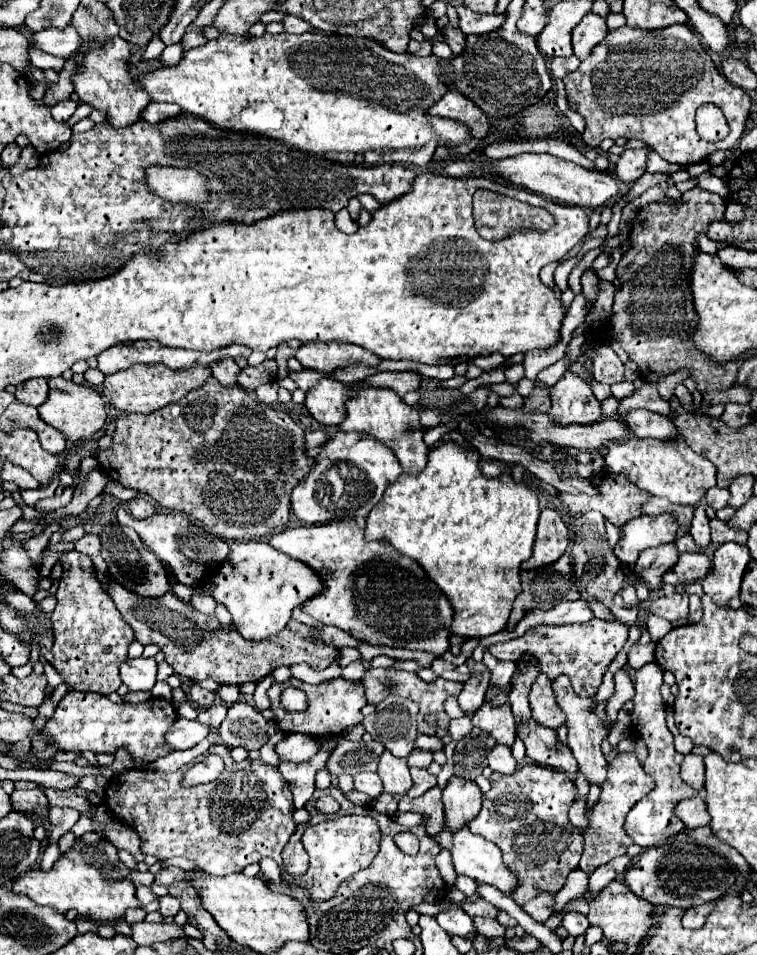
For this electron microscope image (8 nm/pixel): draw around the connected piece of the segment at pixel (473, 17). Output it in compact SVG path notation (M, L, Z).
M457 6L457 14L459 14L459 30L465 36L493 32L507 20L505 14L475 14L465 6Z

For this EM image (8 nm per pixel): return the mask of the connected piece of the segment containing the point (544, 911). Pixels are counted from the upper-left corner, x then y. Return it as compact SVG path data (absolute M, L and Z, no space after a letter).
M543 892L543 894L535 896L533 900L529 900L527 904L523 904L523 910L525 910L533 920L545 922L545 920L551 916L551 912L553 912L553 900L555 900L555 898L553 898L551 894Z

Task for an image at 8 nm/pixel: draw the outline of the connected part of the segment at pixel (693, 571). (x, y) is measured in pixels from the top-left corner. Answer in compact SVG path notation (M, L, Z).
M685 552L685 554L679 554L675 568L663 574L663 582L673 586L691 584L705 578L709 568L711 568L711 562L703 552Z

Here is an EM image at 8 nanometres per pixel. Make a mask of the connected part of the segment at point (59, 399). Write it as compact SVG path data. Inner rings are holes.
M59 376L59 378L49 380L49 398L47 398L45 404L39 406L39 416L47 424L51 424L59 432L63 432L67 442L89 440L105 424L105 402L95 388L85 386L85 384L65 382Z

